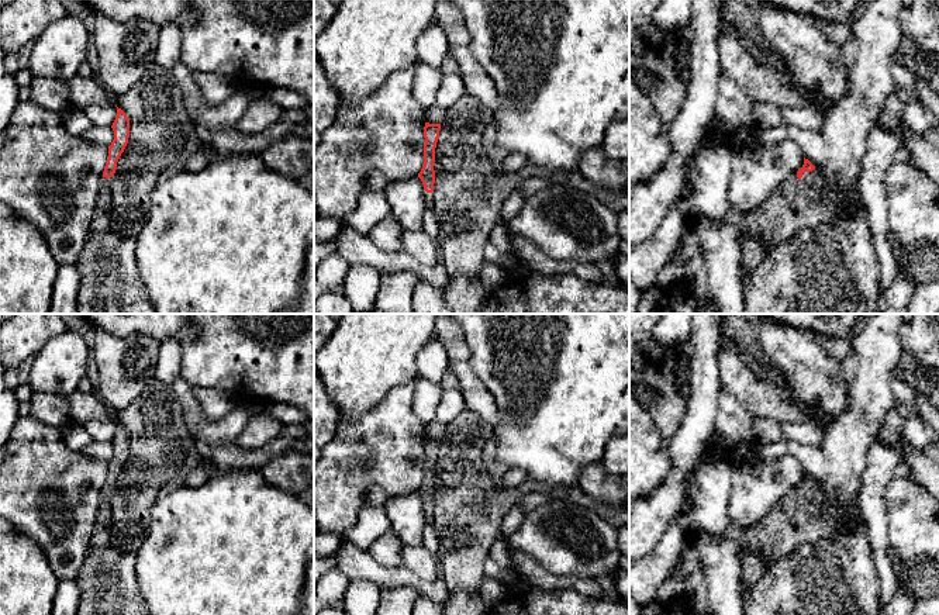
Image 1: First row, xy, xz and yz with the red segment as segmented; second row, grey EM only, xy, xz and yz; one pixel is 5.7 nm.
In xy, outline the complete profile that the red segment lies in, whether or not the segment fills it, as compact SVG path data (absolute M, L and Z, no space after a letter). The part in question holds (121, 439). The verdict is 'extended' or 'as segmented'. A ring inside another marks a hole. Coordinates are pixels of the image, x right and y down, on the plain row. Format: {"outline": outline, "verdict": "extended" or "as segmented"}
{"outline": "M117 422L117 432L111 440L114 455L108 462L108 474L103 487L97 518L92 532L92 546L104 547L111 540L111 498L110 493L114 491L117 477L124 467L130 452L130 435L127 429Z", "verdict": "extended"}

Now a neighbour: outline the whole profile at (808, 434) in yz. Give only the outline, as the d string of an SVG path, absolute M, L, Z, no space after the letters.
M786 422L780 424L784 435L808 446L819 446L824 440L824 426L812 422Z

